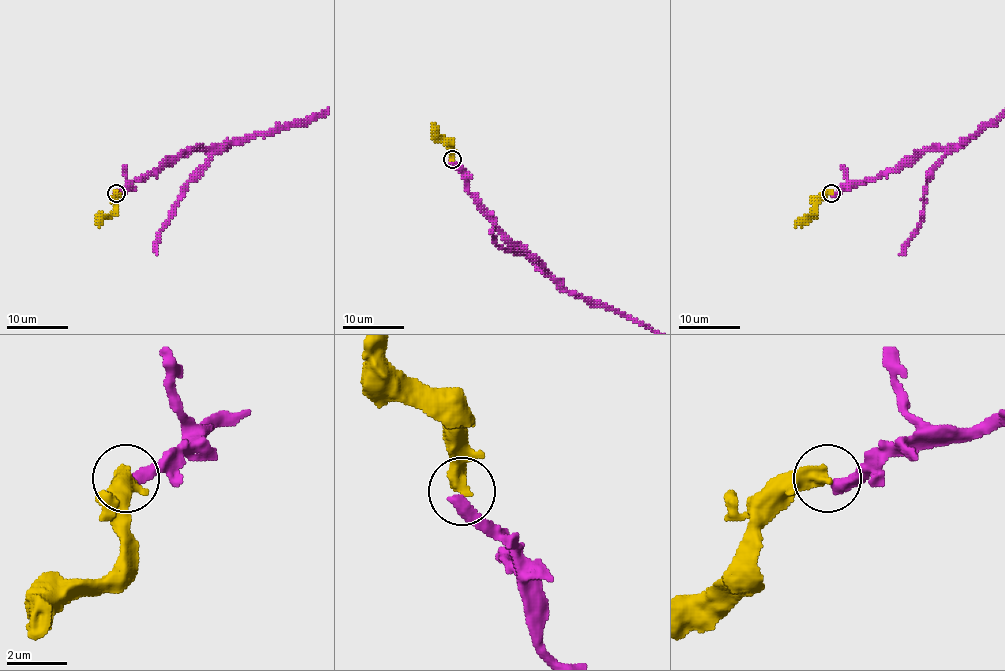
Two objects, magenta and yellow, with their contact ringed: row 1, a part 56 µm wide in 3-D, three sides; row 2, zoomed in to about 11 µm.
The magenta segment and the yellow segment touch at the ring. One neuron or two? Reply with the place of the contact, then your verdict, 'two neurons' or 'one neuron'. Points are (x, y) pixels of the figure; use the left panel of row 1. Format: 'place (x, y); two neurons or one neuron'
place (116, 193); two neurons

